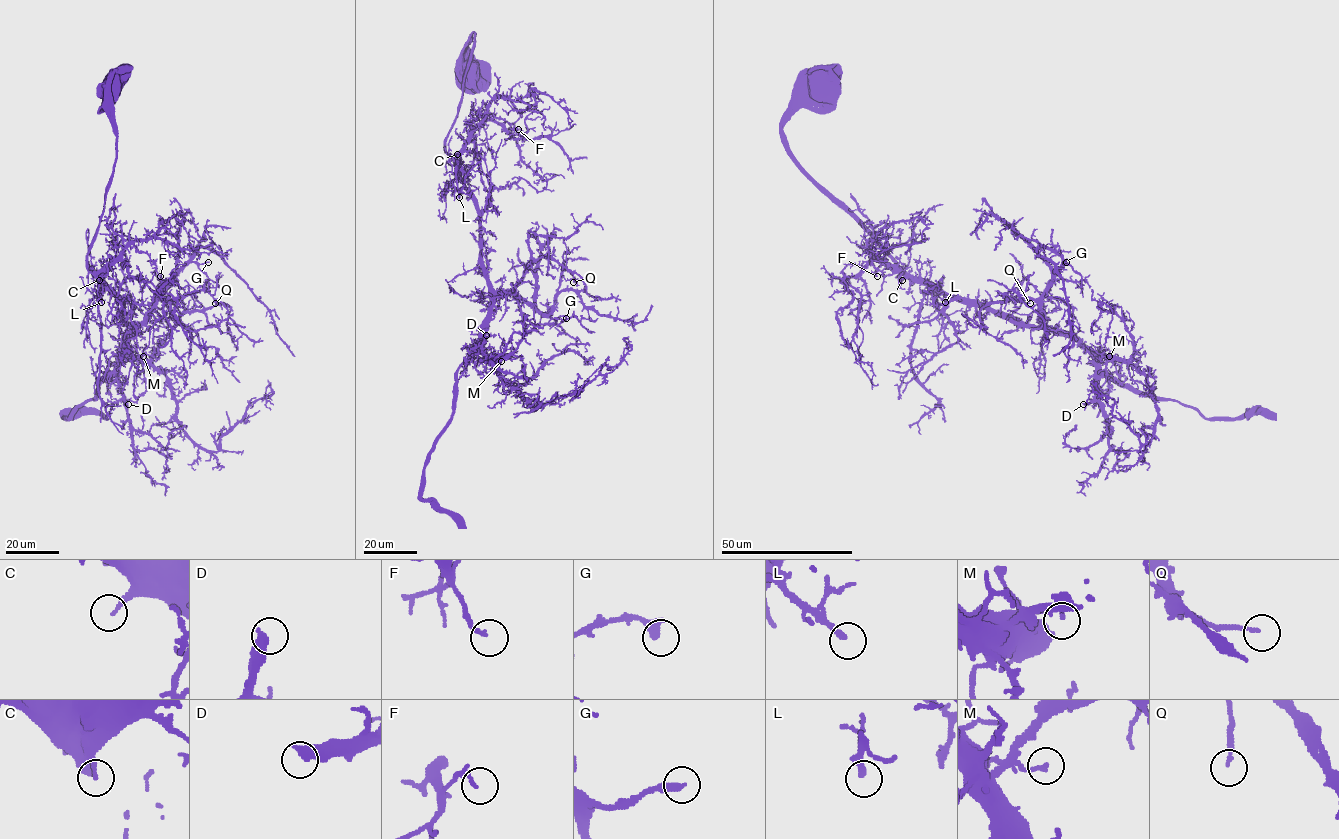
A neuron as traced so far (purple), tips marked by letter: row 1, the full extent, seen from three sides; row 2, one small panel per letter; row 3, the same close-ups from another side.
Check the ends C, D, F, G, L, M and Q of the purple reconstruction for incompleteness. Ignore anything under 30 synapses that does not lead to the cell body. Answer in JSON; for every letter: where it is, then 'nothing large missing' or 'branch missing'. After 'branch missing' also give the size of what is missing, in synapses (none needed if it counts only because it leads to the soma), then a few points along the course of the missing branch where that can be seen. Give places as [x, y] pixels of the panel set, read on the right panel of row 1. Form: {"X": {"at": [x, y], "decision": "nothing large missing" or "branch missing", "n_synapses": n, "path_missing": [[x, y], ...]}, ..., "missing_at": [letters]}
{"C": {"at": [902, 280], "decision": "nothing large missing"}, "D": {"at": [1083, 404], "decision": "branch missing", "n_synapses": 150, "path_missing": [[1083, 404], [1070, 405], [1056, 415], [1031, 423], [1043, 423], [1046, 420], [1042, 417]]}, "F": {"at": [877, 276], "decision": "nothing large missing"}, "G": {"at": [1066, 262], "decision": "nothing large missing"}, "L": {"at": [945, 302], "decision": "branch missing", "n_synapses": 40, "path_missing": [[945, 302], [949, 306], [945, 326], [949, 330]]}, "M": {"at": [1109, 356], "decision": "nothing large missing"}, "Q": {"at": [1030, 303], "decision": "branch missing", "n_synapses": 35, "path_missing": [[1030, 303], [1036, 303], [1044, 312], [1043, 328]]}, "missing_at": ["D", "L", "Q"]}

